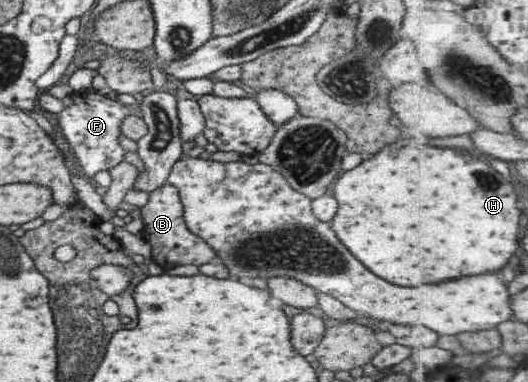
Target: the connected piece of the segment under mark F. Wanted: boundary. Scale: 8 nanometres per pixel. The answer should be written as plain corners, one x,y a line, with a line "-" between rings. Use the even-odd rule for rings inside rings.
91,88
71,95
72,102
55,113
57,124
64,139
70,144
69,151
82,168
83,177
91,181
96,172
109,171
123,159
124,151
117,143
120,122
134,108
125,107
117,100
98,95

